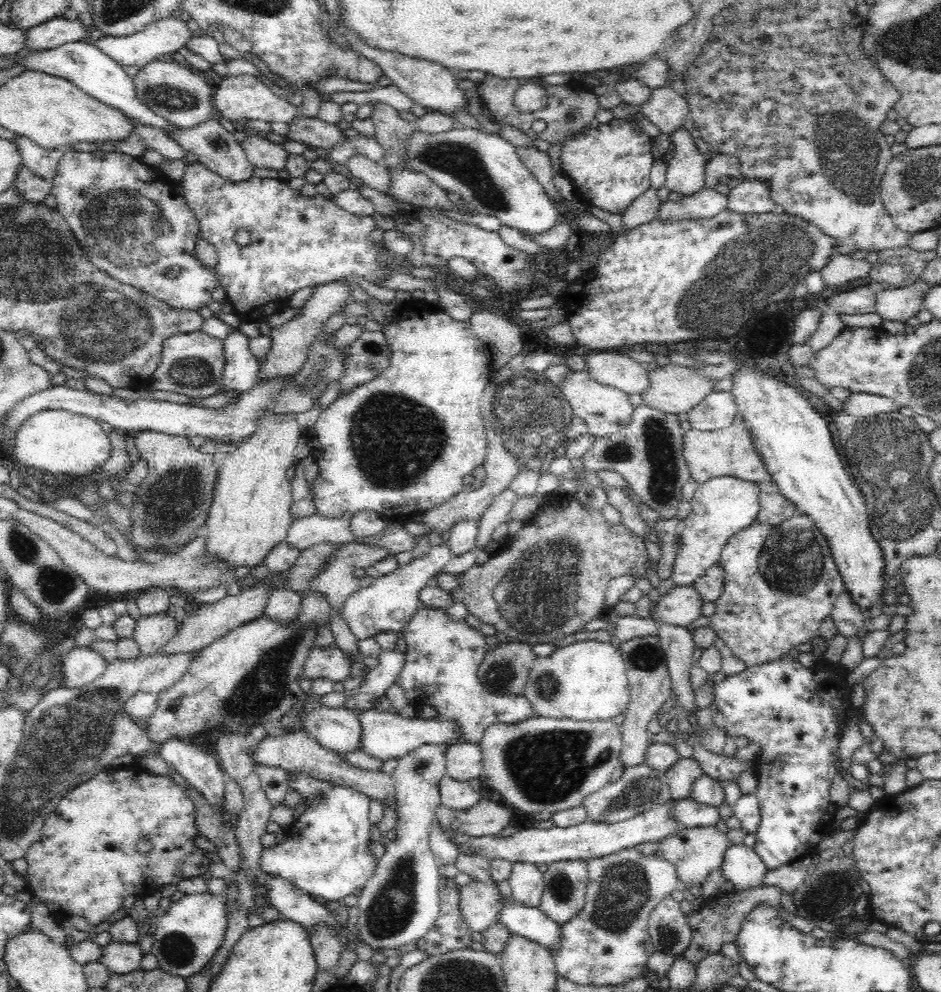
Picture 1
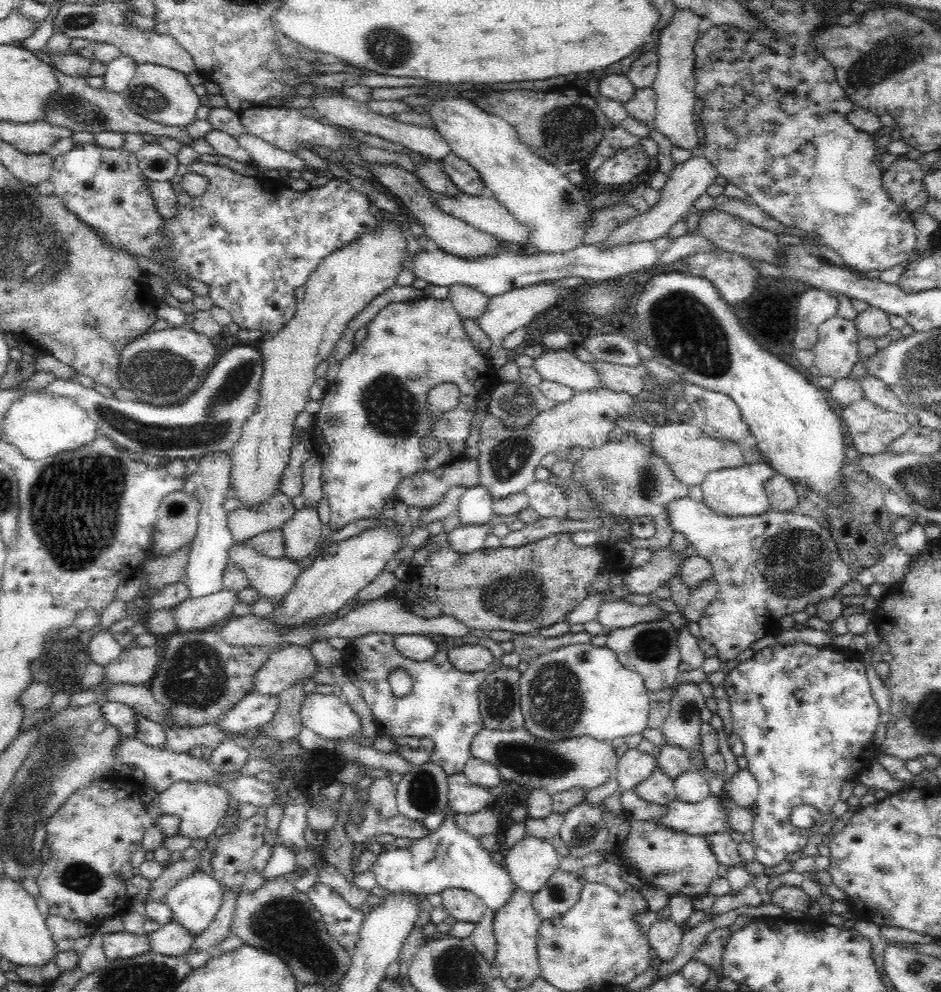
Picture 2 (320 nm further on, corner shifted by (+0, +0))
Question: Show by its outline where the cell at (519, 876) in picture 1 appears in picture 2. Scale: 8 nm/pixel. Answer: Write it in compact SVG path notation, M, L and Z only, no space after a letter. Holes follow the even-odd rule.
M525 834L508 848L506 871L518 888L534 894L559 871L560 854L550 840Z

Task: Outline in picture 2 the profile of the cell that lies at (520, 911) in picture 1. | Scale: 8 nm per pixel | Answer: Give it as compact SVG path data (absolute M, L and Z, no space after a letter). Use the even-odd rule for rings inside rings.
M447 804L442 811L442 824L434 832L429 831L426 836L412 840L412 844L406 848L392 846L389 850L380 853L377 858L378 861L371 867L376 875L377 883L391 893L412 893L421 897L426 897L430 894L440 894L447 888L461 888L479 896L490 910L498 910L508 900L508 896L512 896L512 888L514 888L515 884L504 868L492 863L490 853L481 846L479 839L476 839L470 833L460 830L455 819L457 814L458 812L455 812Z

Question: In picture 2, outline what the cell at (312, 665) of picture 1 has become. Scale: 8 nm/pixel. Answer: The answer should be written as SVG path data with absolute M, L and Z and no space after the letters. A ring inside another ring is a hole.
M291 645L271 650L269 658L254 676L254 692L276 697L296 680L312 680L317 666L308 647Z

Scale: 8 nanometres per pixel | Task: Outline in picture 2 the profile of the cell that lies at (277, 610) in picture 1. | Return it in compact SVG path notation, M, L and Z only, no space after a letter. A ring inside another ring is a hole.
M233 541L226 553L228 560L242 569L249 586L270 600L284 598L303 571L295 561L264 556L245 541Z

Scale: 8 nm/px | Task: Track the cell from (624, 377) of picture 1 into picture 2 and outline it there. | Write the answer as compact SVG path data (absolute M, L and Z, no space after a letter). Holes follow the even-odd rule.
M566 350L542 352L532 360L532 367L542 381L552 381L570 387L574 392L602 388L598 373L587 362Z

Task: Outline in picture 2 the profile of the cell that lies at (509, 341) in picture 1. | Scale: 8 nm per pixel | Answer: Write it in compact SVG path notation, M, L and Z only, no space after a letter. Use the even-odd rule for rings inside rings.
M453 284L448 288L447 298L461 318L474 319L484 312L489 296L466 284Z

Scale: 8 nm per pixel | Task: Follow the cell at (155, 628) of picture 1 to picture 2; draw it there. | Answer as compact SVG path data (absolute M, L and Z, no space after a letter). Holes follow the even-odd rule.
M227 589L220 590L220 592L198 599L188 598L174 607L174 615L176 615L176 623L178 623L178 632L202 632L203 630L215 628L232 617L233 607L238 603L240 603L238 593Z

